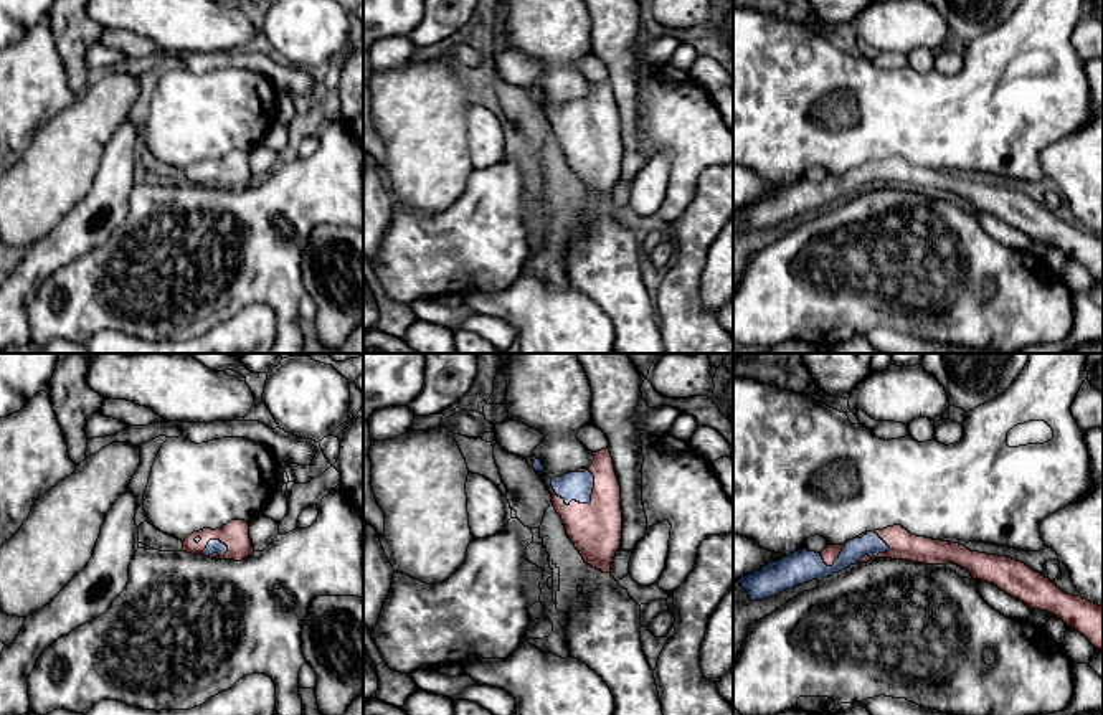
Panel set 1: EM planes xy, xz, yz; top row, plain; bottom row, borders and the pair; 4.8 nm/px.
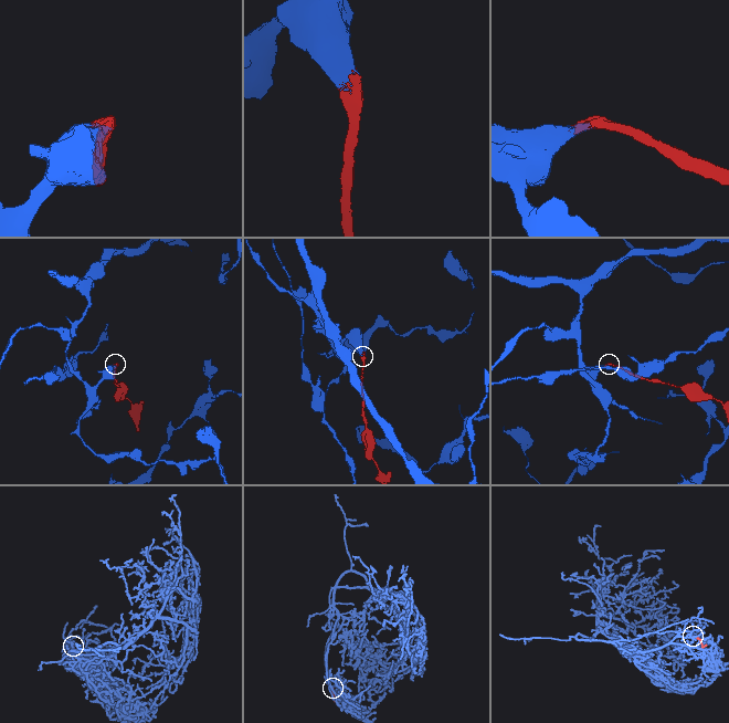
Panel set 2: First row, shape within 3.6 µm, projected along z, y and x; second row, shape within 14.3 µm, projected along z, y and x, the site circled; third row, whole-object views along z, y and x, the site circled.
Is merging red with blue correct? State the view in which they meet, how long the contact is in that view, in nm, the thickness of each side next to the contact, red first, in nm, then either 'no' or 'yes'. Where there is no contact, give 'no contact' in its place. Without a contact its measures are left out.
meets red in xz; contact 220 nm long; 260 nm thick on the red side, 140 nm on the other; yes

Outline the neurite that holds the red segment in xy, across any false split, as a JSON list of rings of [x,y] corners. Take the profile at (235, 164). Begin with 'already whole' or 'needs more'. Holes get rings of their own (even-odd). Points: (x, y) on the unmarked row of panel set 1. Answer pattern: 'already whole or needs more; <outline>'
needs more; [[[231,150],[221,159],[203,159],[183,170],[183,182],[220,190],[241,192],[254,185],[249,168],[249,152]]]

